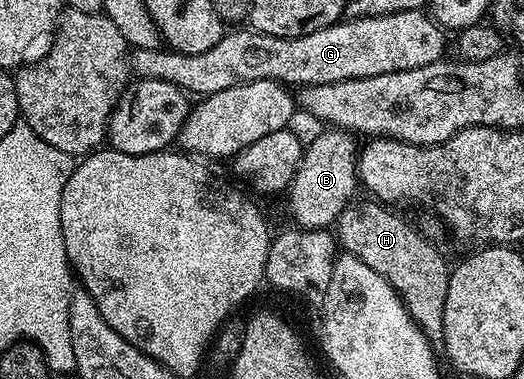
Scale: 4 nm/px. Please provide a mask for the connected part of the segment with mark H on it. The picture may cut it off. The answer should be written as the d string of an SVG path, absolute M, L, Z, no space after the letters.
M374 200L366 201L370 202L362 202L359 206L356 206L357 204L348 205L346 210L339 215L336 221L337 245L345 253L364 260L364 264L368 264L368 268L372 268L372 272L380 272L380 276L384 276L384 280L388 280L388 284L398 291L403 305L406 306L414 323L422 329L424 336L430 339L431 343L441 343L444 332L444 296L448 296L451 263L446 263L445 256L420 231L413 230L400 215L393 214L390 211L393 209Z

